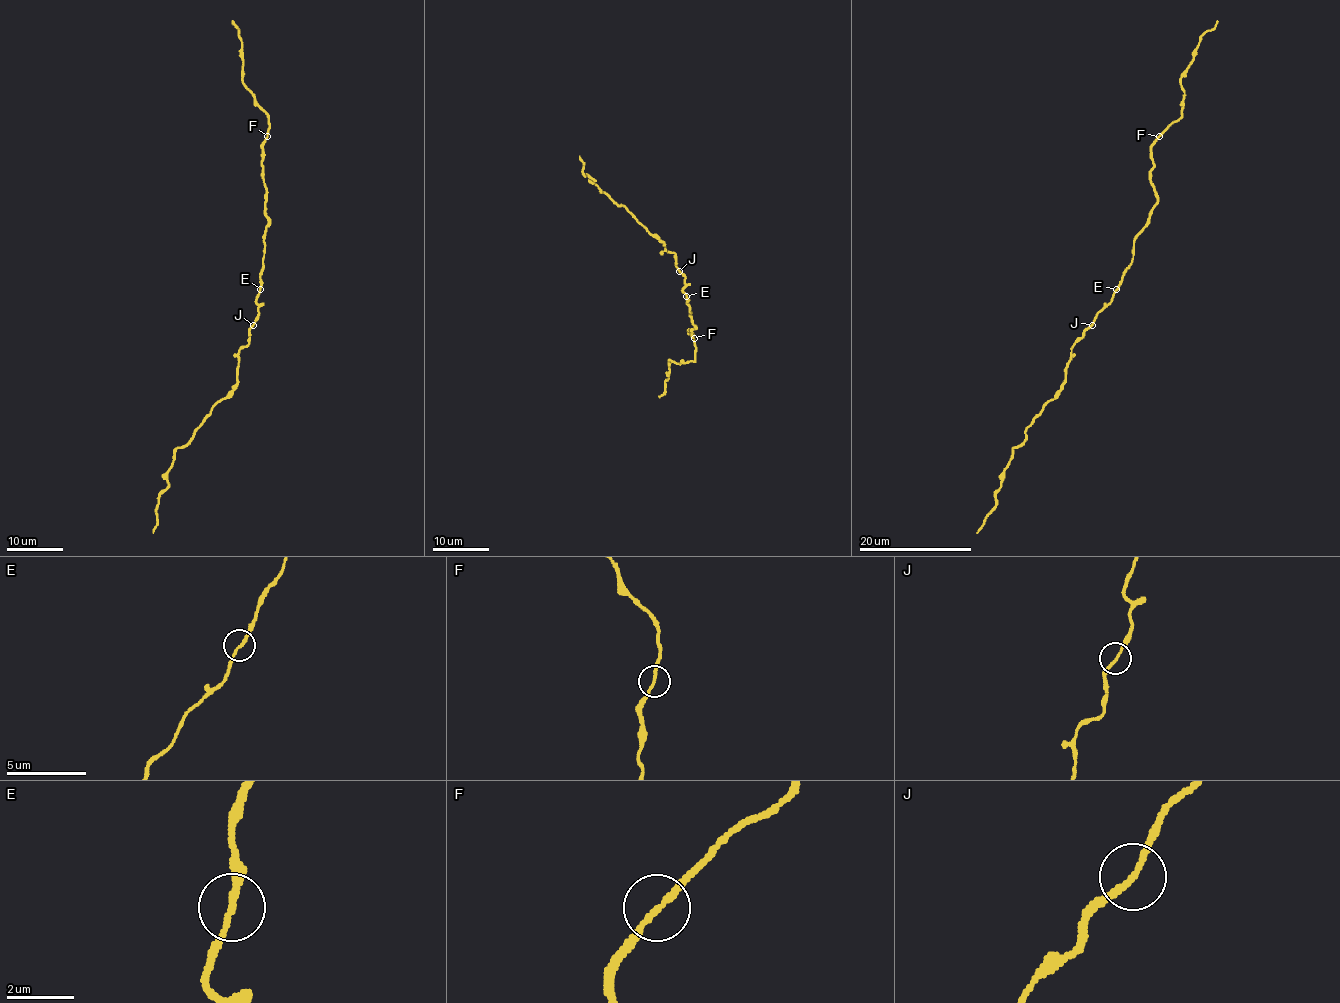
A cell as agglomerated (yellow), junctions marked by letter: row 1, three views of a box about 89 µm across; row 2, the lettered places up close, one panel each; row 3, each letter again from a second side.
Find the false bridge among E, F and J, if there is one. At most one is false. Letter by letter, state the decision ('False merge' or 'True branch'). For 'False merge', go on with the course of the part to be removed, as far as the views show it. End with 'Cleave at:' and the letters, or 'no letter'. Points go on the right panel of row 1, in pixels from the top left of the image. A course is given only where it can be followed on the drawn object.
E: True branch
F: True branch
J: False merge. Course of the part to remove: (1092, 324), (1071, 351), (1062, 386), (1013, 450), (996, 494), (996, 507), (976, 532)
Cleave at: J

